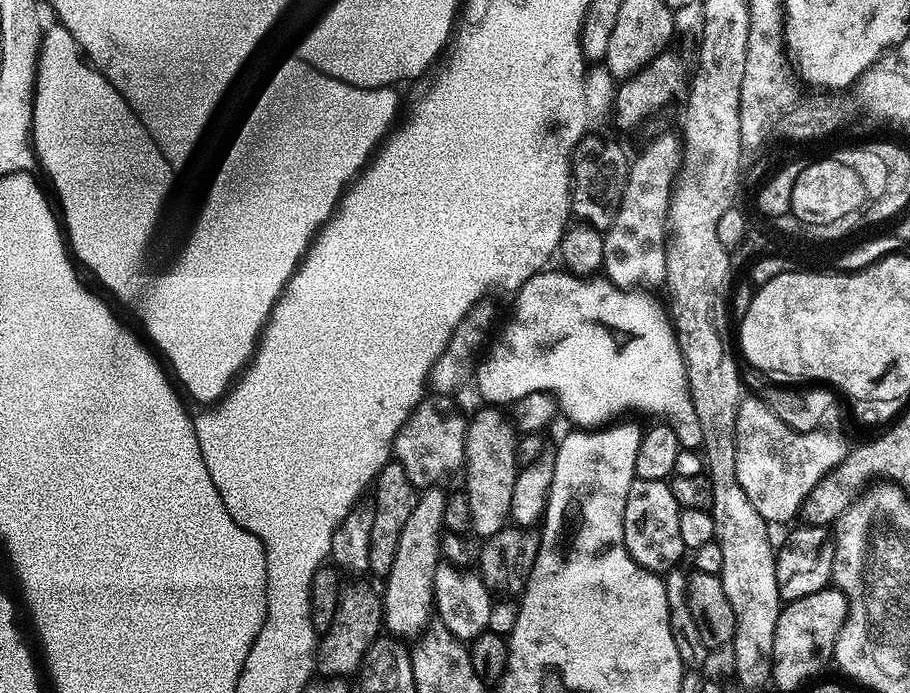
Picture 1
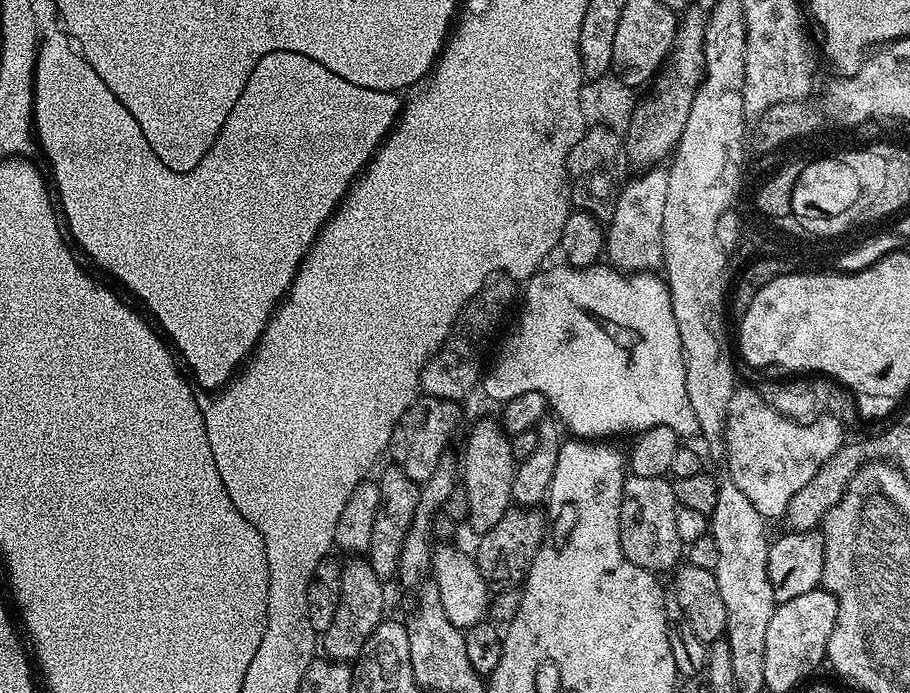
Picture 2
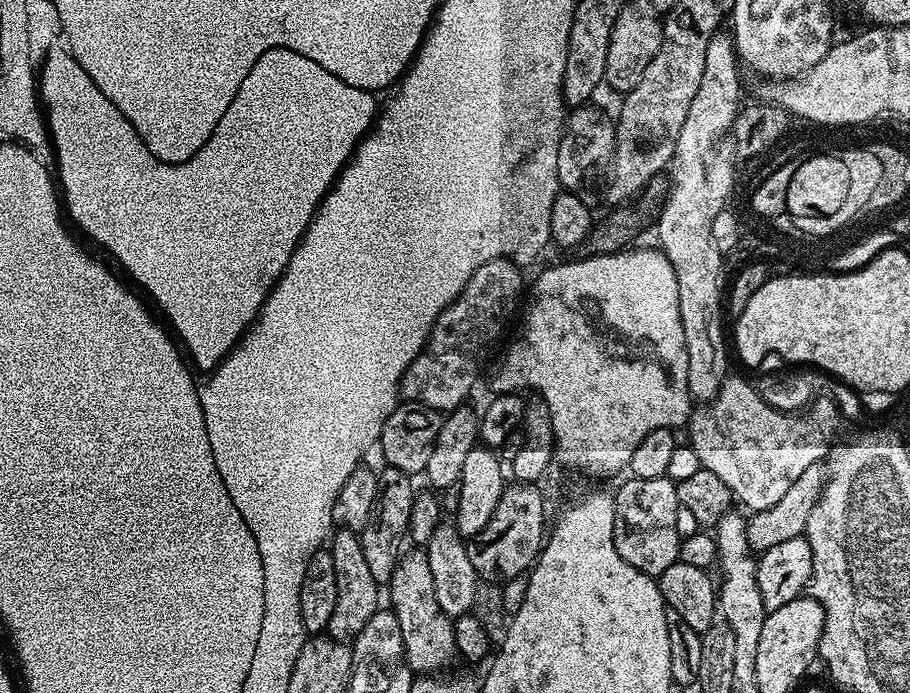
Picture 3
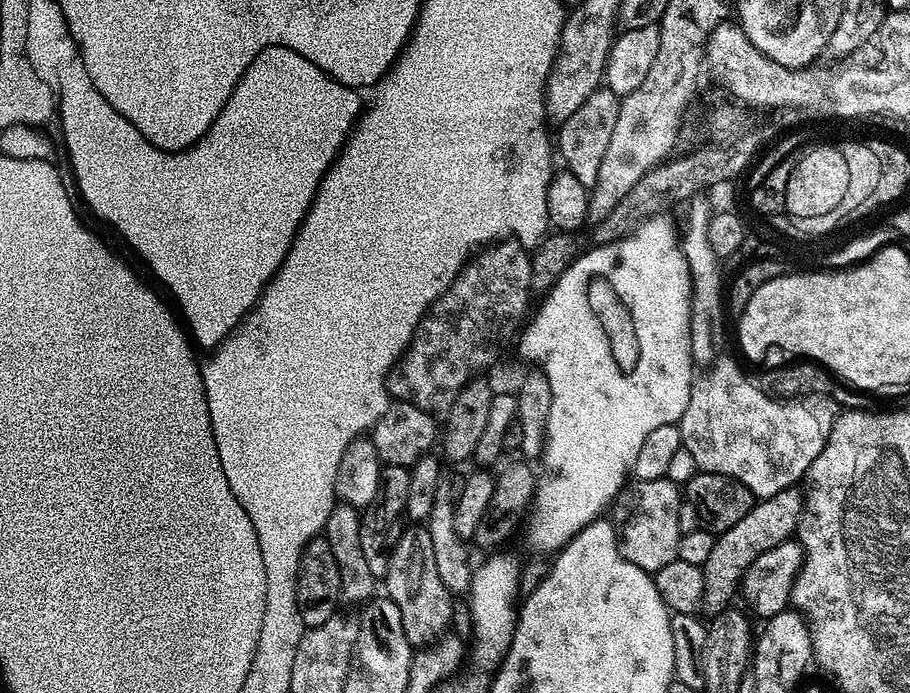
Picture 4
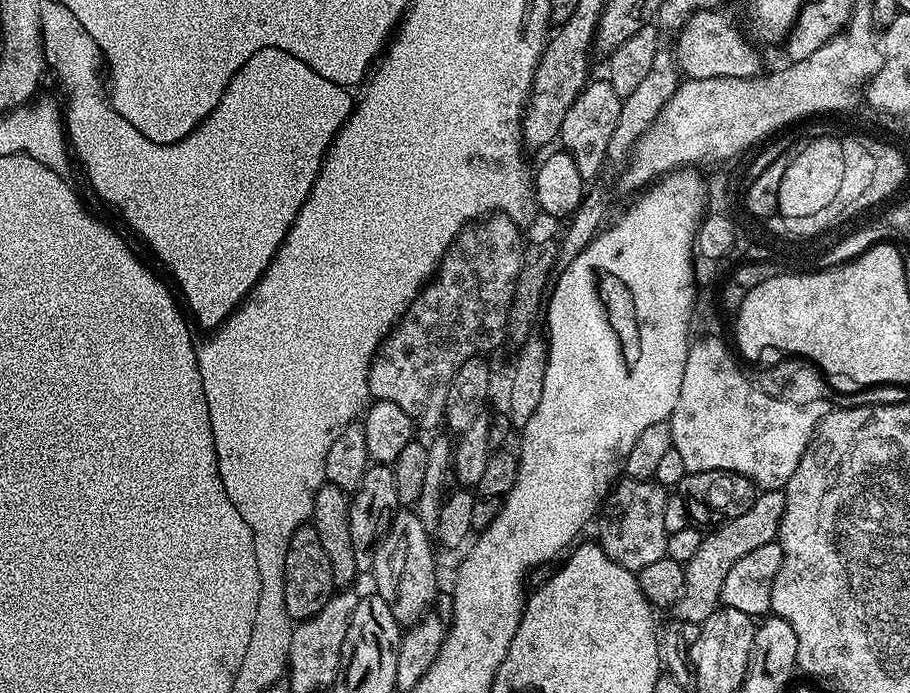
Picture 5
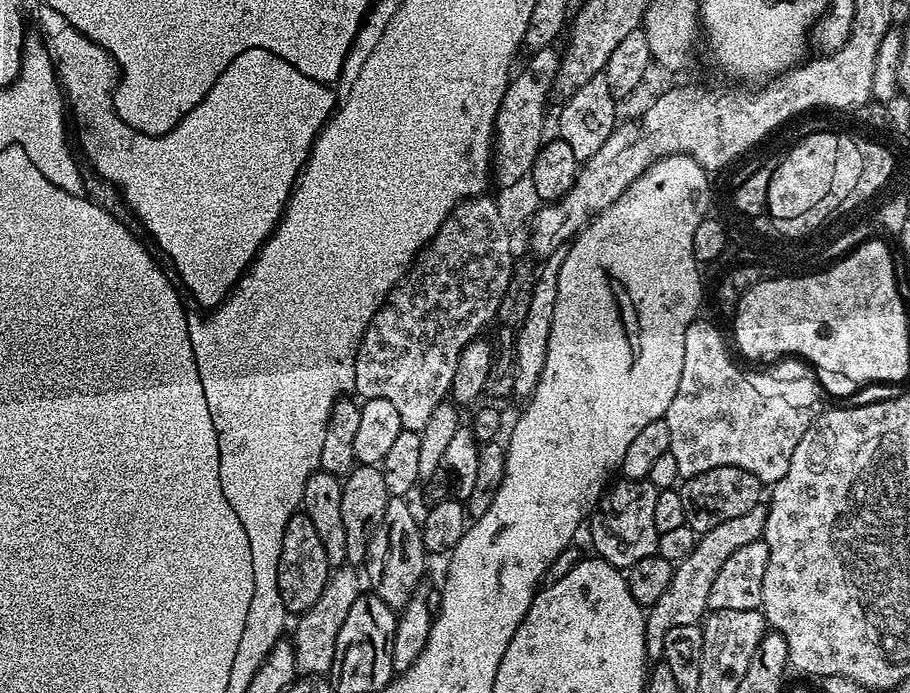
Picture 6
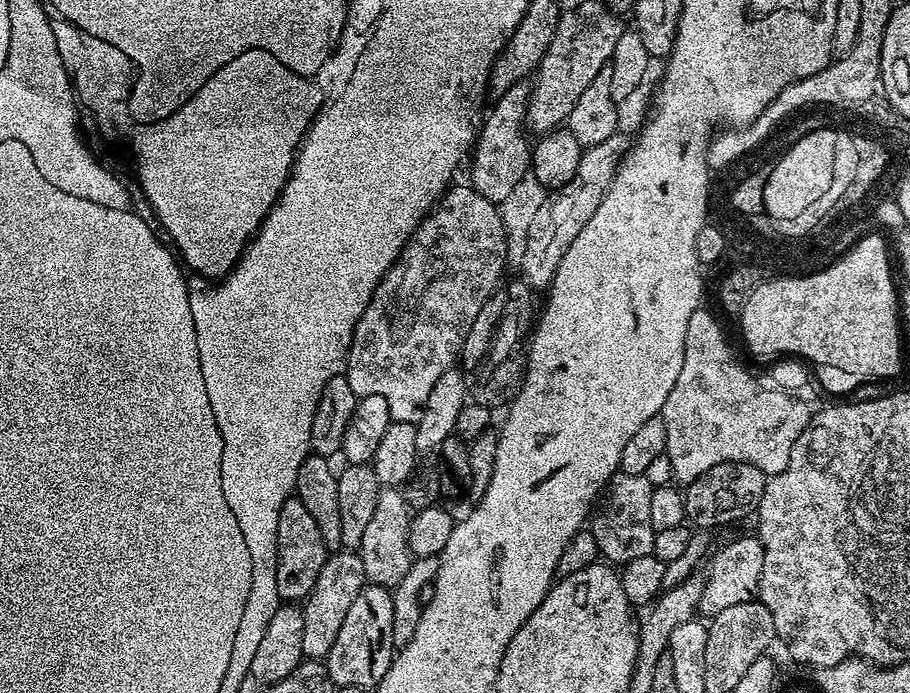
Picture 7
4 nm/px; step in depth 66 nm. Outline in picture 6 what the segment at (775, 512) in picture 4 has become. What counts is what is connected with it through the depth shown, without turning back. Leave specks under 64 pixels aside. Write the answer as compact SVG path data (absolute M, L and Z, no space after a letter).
M757 506L752 512L714 526L697 539L689 556L675 565L670 586L666 588L662 598L658 598L658 602L650 605L646 612L646 650L649 661L656 662L663 657L666 630L674 630L674 626L683 624L700 624L705 619L709 611L710 588L714 586L714 578L718 578L718 570L722 570L726 558L730 558L734 550L763 537L767 517L767 511Z

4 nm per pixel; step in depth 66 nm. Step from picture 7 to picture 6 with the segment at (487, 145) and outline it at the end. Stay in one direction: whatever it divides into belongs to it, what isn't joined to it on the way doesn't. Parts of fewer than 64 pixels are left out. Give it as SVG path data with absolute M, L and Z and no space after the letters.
M555 47L541 48L531 53L528 68L515 73L500 106L500 115L494 125L494 180L507 190L531 173L540 153L540 145L545 143L544 111L548 108L548 95L558 80L561 53Z

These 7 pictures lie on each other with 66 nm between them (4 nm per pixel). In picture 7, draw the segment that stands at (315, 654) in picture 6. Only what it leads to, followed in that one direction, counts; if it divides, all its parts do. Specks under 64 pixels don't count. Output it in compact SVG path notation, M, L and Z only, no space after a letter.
M336 550L329 555L318 574L318 582L314 582L314 590L310 590L308 599L302 604L302 650L307 659L323 661L330 653L354 598L357 598L365 585L366 579L359 551Z

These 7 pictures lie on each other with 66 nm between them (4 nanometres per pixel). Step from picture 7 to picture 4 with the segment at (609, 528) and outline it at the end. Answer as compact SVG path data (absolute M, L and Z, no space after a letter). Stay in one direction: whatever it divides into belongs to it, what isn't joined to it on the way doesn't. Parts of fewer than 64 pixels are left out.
M633 479L625 483L610 505L610 519L616 527L616 549L620 556L649 574L662 570L662 566L677 559L682 535L681 507L682 492L672 480Z

